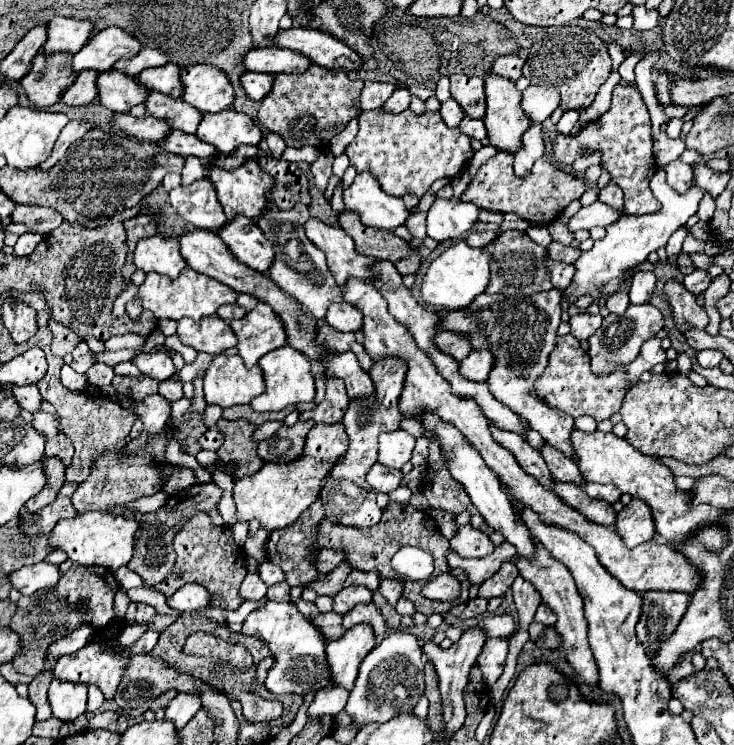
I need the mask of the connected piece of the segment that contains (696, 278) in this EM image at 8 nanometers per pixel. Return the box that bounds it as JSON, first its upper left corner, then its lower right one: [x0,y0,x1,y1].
[683,270,711,294]

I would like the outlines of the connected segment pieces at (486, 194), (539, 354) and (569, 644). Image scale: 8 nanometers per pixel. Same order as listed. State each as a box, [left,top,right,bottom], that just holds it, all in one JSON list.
[[461,152,585,226],[439,288,573,458],[517,540,599,690]]

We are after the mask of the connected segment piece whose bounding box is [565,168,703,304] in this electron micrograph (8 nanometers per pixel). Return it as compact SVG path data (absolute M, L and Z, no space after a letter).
M661 168L651 178L651 190L657 196L657 200L661 200L661 210L659 212L645 214L645 216L623 214L617 222L613 222L607 228L605 238L595 240L591 250L581 252L581 256L575 262L575 276L573 276L571 284L565 290L565 300L569 304L575 304L585 294L589 294L597 300L597 298L607 298L607 296L619 292L621 286L627 282L627 274L633 272L639 264L647 262L647 256L651 252L657 252L659 248L665 248L669 236L677 228L681 228L689 220L689 216L693 216L697 212L699 200L703 198L703 190L697 188L695 184L693 184L691 192L677 194L665 182L665 174L663 174Z

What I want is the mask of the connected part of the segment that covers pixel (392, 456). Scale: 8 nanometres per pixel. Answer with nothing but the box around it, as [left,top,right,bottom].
[379,430,415,468]

